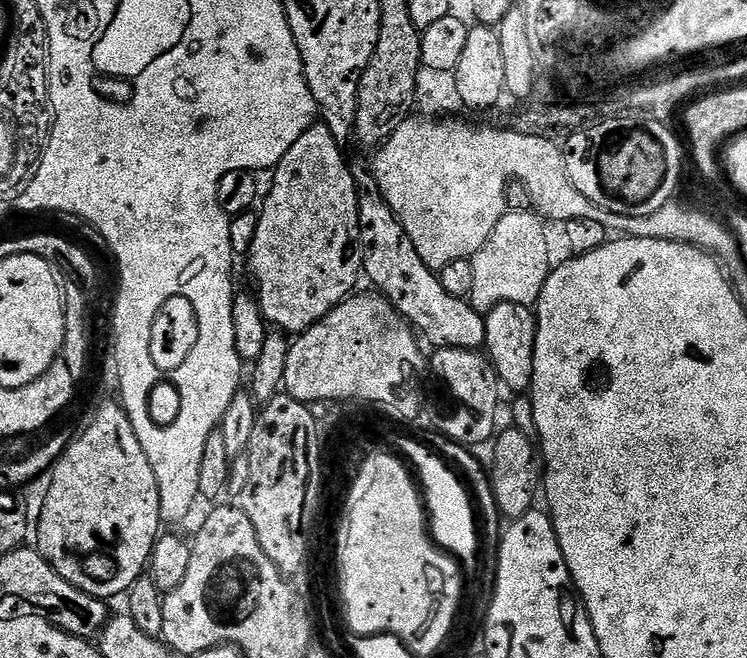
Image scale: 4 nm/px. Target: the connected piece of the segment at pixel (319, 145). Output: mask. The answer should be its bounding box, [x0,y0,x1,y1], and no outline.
[246,122,362,334]

